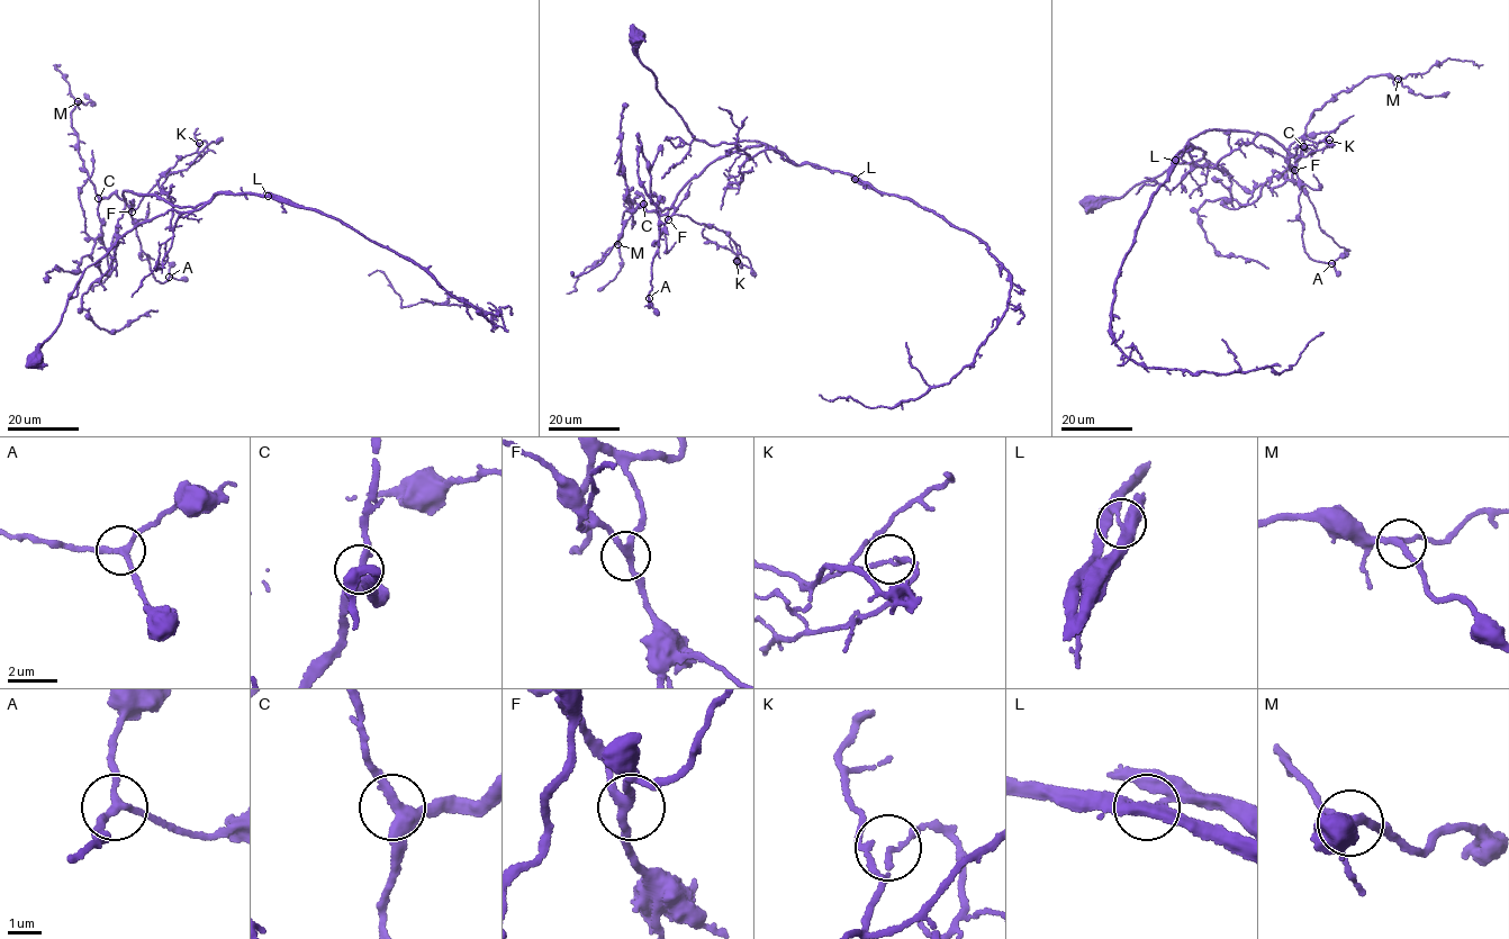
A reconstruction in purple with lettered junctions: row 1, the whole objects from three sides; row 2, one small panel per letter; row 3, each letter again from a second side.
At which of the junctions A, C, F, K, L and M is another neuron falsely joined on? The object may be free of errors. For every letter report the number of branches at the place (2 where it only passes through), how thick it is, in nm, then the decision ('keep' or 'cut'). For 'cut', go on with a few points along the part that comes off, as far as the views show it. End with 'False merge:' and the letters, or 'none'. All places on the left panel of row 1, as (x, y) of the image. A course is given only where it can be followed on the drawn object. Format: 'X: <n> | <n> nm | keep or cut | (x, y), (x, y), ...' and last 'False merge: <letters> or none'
A: 3 | 200 nm | keep
C: 3 | 340 nm | keep
F: 3 | 200 nm | keep
K: 3 | 100 nm | keep
L: 3 | 200 nm | cut | (268, 196), (303, 206)
M: 3 | 220 nm | keep
False merge: L

